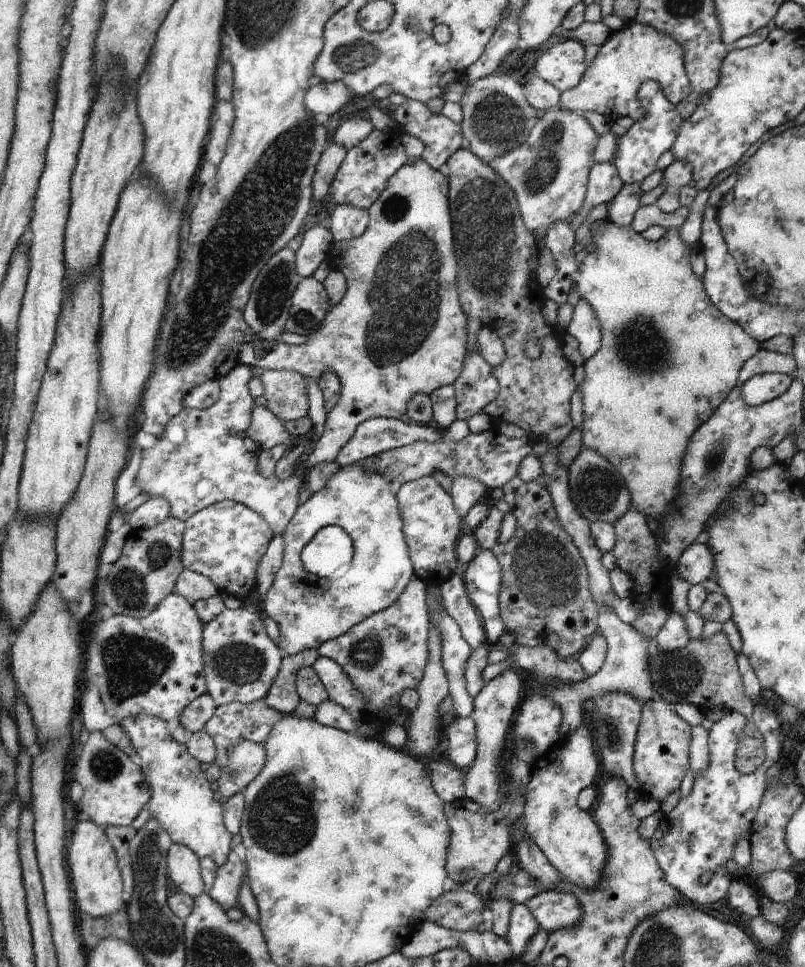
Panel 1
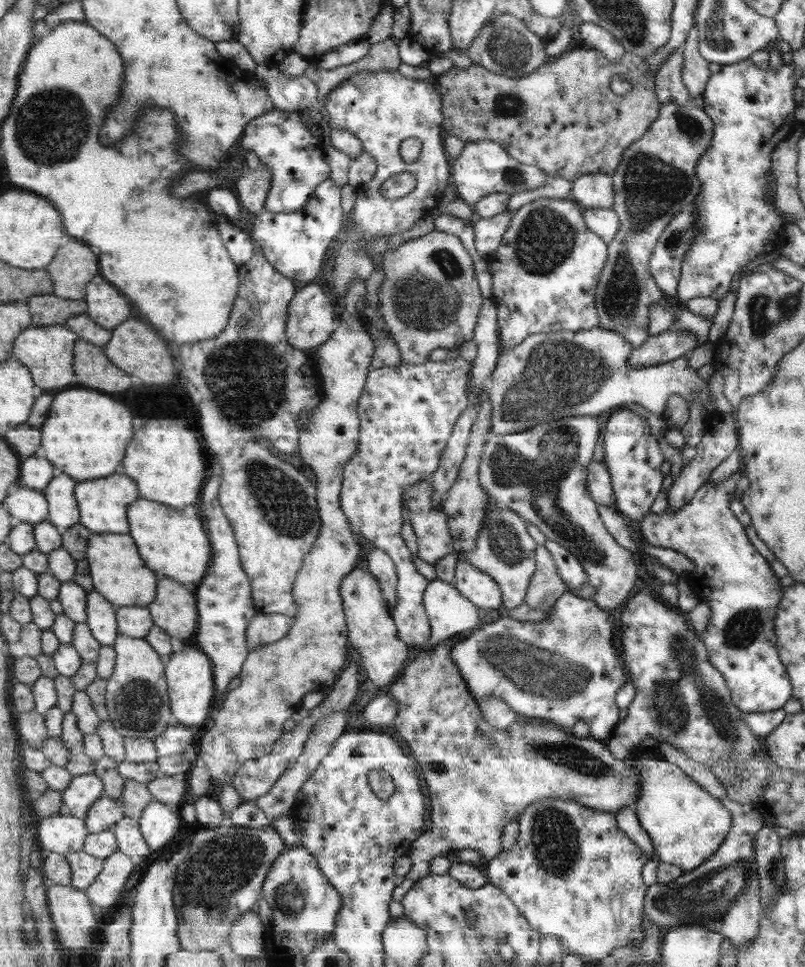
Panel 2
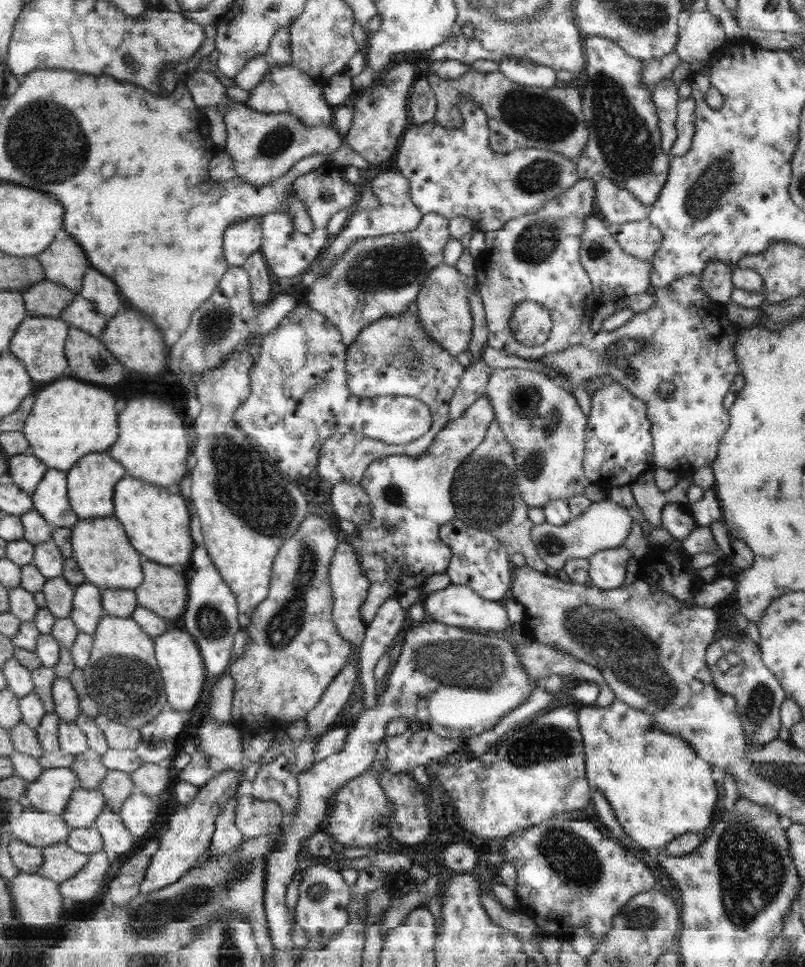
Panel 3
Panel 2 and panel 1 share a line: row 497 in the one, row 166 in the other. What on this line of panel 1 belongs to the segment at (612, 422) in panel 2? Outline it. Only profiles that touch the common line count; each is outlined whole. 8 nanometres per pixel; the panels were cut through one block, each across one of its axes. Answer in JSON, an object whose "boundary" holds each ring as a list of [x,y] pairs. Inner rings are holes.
{"boundary":[[[646,80],[640,86],[638,102],[644,108],[644,118],[640,122],[635,122],[624,135],[617,138],[618,148],[612,162],[624,185],[641,183],[657,169],[660,157],[671,150],[676,140],[676,132],[683,120],[676,112],[675,104],[668,102],[661,85],[656,81]]]}

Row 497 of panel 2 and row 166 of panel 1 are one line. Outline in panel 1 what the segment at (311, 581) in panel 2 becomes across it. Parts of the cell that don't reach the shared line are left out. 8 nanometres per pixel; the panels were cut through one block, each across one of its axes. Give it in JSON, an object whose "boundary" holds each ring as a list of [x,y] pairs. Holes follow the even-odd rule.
{"boundary":[[[334,143],[322,153],[311,182],[311,201],[314,204],[322,202],[326,195],[329,195],[330,184],[332,184],[340,165],[344,162],[347,152],[347,148]]]}

